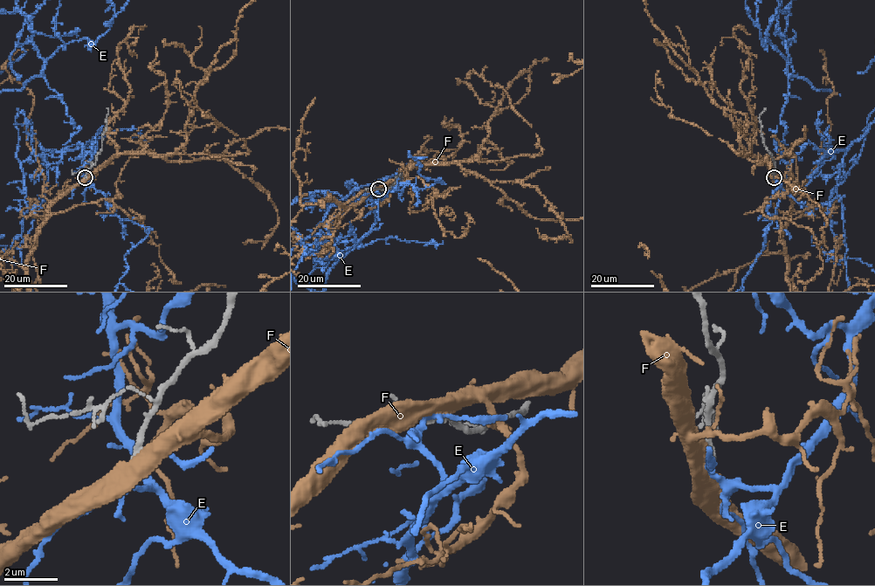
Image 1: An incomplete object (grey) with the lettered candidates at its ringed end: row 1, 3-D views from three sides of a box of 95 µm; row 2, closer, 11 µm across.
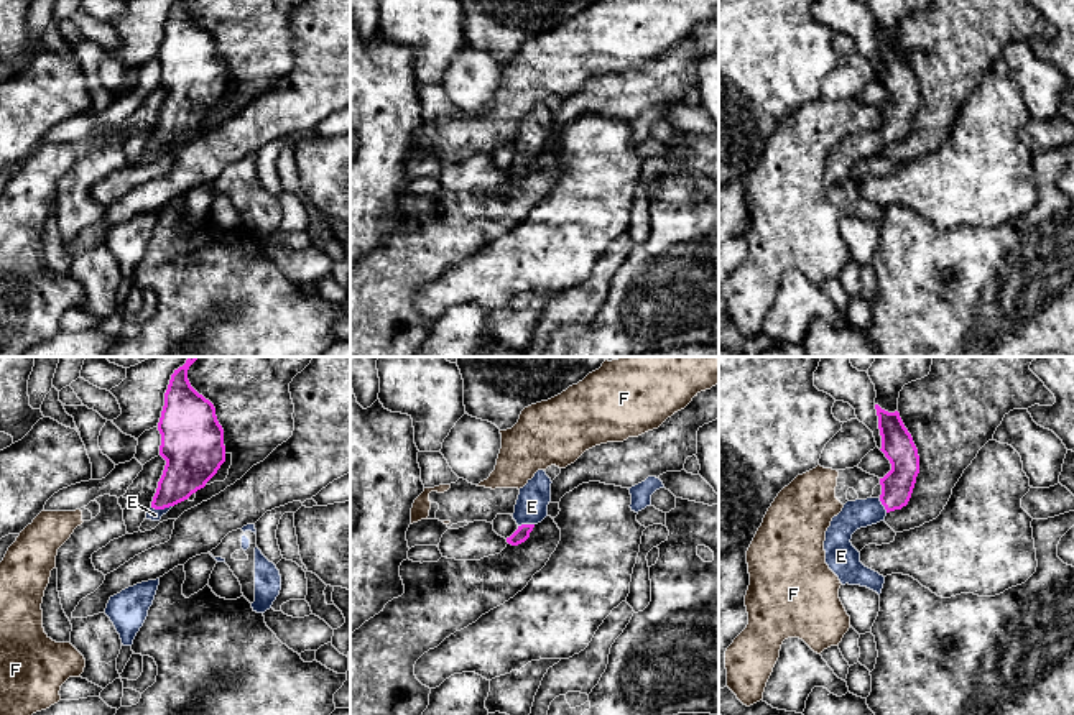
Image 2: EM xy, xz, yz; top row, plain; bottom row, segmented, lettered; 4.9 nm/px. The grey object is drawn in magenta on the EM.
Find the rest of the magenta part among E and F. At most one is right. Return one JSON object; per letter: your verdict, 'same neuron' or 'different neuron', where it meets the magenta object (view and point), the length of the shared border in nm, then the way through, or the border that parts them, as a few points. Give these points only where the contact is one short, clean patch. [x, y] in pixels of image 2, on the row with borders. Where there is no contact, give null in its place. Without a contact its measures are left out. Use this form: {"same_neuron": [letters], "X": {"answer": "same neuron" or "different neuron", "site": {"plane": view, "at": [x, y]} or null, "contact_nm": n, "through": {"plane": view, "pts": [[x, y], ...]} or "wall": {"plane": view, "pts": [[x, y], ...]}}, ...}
{"same_neuron": ["E"], "E": {"answer": "same neuron", "site": {"plane": "xy", "at": [162, 508]}, "contact_nm": 110, "through": {"plane": "xy", "pts": [[189, 465], [163, 500], [162, 508], [155, 515]]}}, "F": {"answer": "different neuron", "site": null}}

